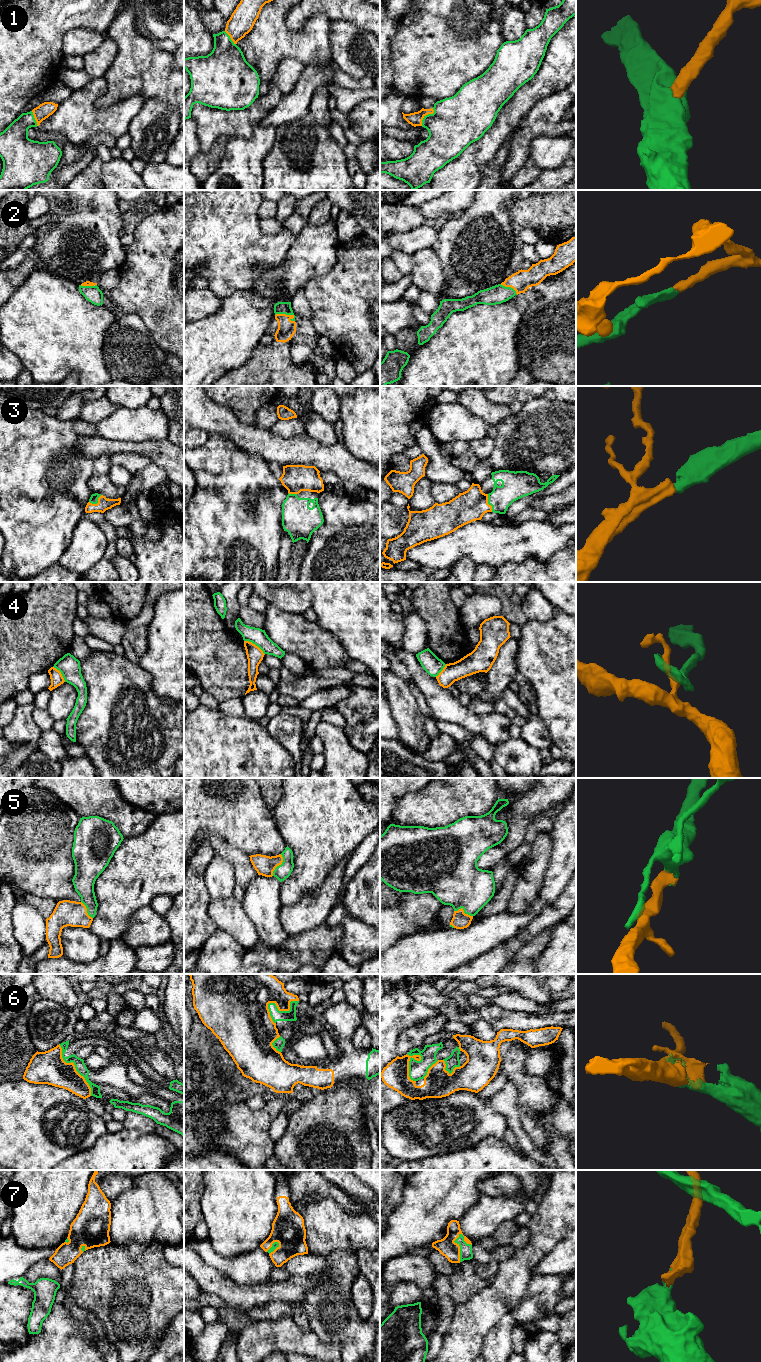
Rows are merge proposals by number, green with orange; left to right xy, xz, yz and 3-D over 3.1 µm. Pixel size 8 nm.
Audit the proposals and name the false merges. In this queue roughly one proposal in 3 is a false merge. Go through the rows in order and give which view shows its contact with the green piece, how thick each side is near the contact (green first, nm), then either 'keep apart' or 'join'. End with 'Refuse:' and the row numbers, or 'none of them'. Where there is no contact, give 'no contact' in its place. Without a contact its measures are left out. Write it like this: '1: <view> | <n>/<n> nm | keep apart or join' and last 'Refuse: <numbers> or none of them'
1: yz | 400/110 nm | join
2: xz | 100/140 nm | join
3: yz | 200/240 nm | join
4: xz | 140/130 nm | keep apart
5: xz | 120/160 nm | join
6: xz | 90/360 nm | join
7: yz | 100/150 nm | join
Refuse: 4

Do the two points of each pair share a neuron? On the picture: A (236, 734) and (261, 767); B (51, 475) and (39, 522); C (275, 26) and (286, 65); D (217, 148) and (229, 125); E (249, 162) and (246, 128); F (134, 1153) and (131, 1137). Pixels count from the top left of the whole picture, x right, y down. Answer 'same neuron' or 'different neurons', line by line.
A: same neuron
B: same neuron
C: different neurons
D: different neurons
E: different neurons
F: same neuron

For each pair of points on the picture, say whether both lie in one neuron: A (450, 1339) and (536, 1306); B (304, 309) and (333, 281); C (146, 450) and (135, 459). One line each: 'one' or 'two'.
A: two
B: two
C: two

